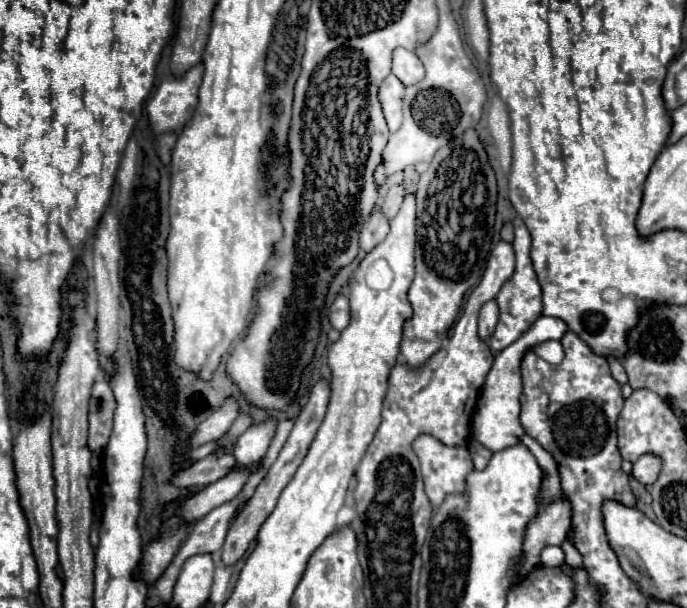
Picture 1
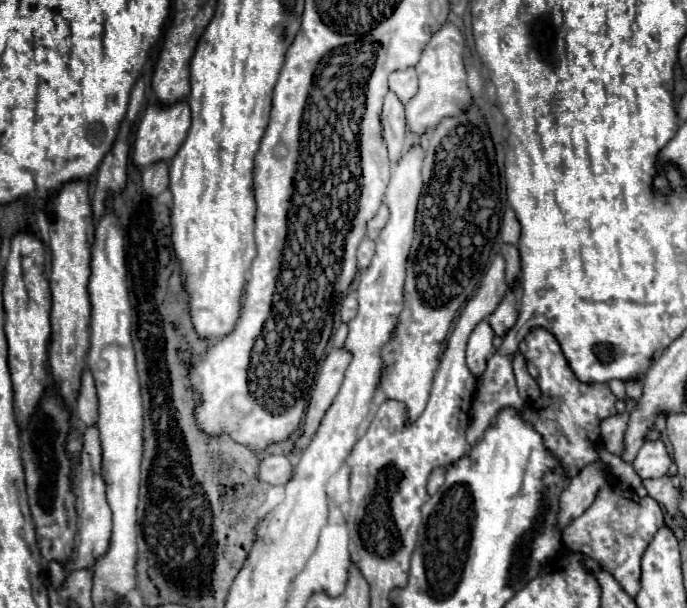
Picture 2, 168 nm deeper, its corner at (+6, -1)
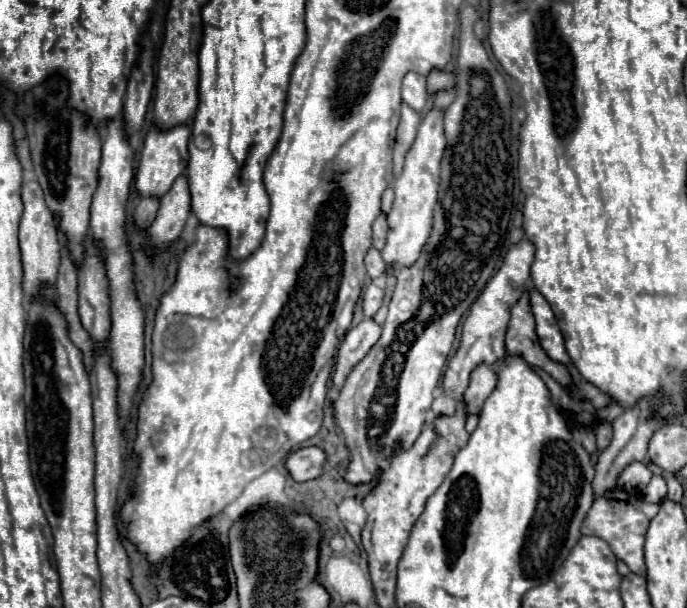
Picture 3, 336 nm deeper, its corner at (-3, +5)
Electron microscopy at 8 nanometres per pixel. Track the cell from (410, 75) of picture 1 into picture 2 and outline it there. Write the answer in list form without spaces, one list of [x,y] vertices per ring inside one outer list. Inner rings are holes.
[[[408,68],[404,72],[394,72],[390,76],[390,90],[398,96],[398,100],[402,104],[406,104],[412,96],[416,96],[418,92],[418,78],[416,78],[416,70]]]

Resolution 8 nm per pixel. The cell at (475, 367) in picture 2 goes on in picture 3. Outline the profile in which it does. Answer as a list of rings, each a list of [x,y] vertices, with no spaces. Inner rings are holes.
[[[475,366],[471,378],[469,378],[469,386],[465,390],[465,406],[467,406],[467,414],[479,414],[481,406],[485,404],[485,398],[489,398],[489,394],[493,392],[493,386],[497,386],[497,374],[493,370],[493,366]]]

